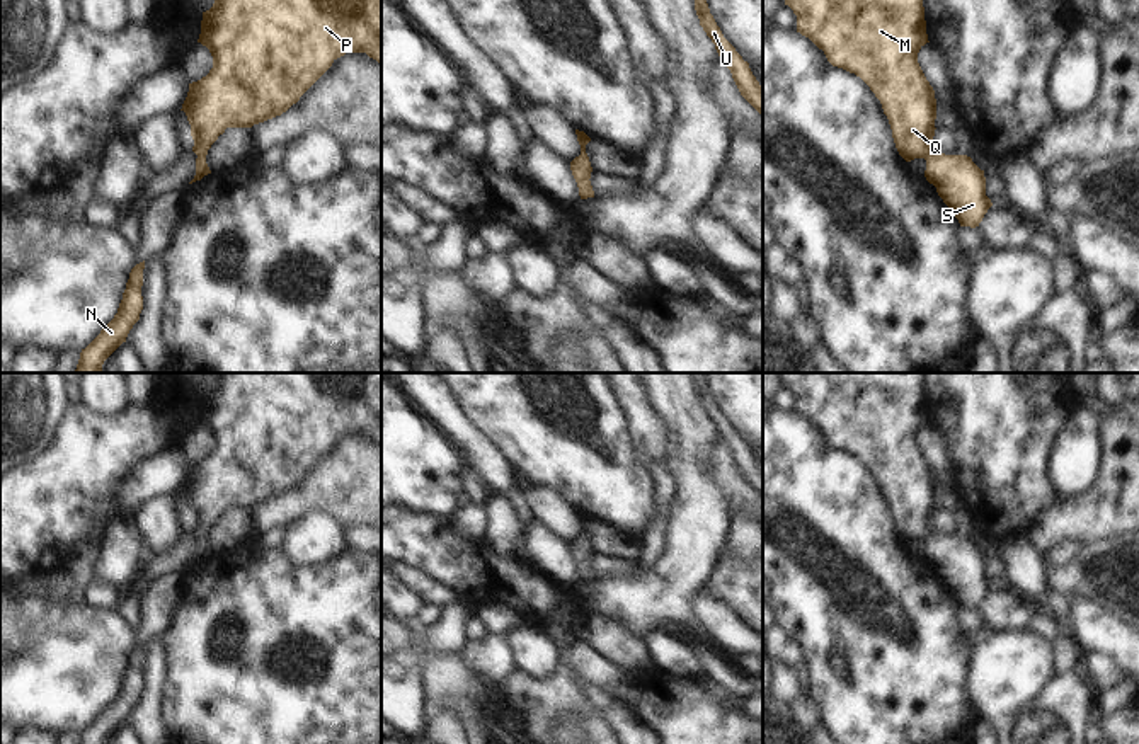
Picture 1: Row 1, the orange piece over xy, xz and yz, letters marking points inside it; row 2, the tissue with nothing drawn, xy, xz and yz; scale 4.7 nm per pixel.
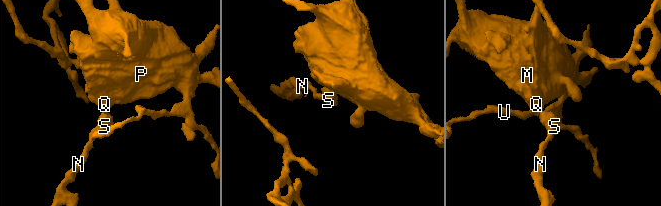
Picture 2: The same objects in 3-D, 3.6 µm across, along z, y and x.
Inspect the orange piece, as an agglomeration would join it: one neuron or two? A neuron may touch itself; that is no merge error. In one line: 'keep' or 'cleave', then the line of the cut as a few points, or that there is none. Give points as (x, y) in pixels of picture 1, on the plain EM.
keep; no cut

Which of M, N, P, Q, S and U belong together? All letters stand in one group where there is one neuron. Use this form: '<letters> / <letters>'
M N P Q S U

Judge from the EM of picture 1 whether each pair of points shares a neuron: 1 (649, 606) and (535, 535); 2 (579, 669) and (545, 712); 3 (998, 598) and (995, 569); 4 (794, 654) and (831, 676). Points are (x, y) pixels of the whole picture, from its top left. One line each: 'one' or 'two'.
1: two
2: one
3: two
4: two

